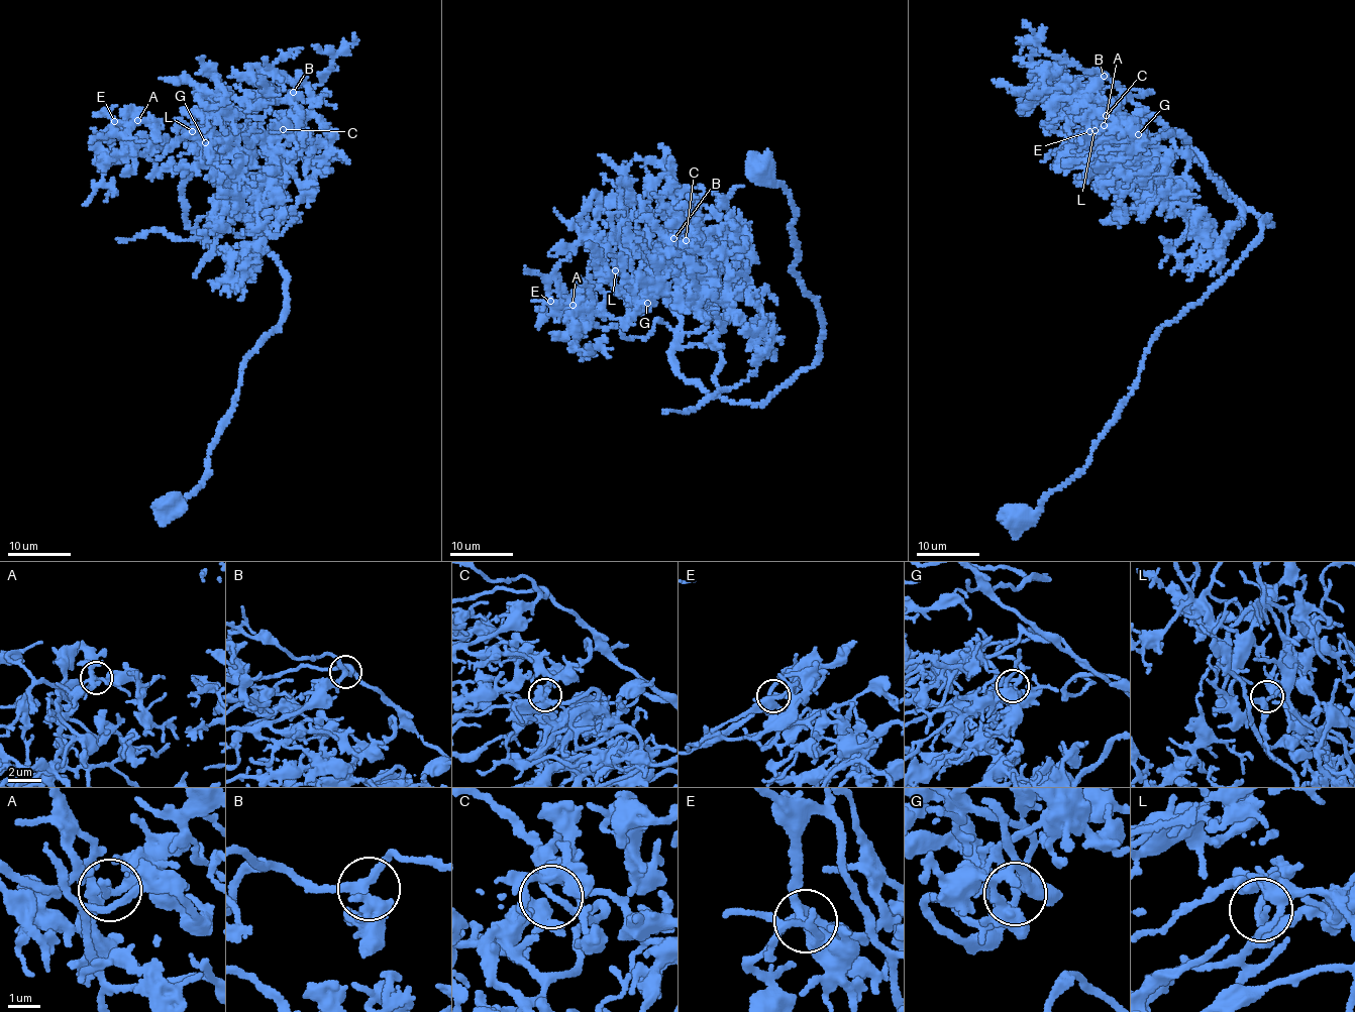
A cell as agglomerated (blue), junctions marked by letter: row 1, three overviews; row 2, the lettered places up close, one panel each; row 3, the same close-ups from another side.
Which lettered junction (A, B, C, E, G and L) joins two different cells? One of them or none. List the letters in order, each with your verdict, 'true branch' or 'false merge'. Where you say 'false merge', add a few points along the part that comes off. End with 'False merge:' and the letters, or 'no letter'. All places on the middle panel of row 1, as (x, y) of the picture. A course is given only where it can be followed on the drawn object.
A: true branch
B: true branch
C: true branch
E: true branch
G: true branch
L: true branch
False merge: no letter

